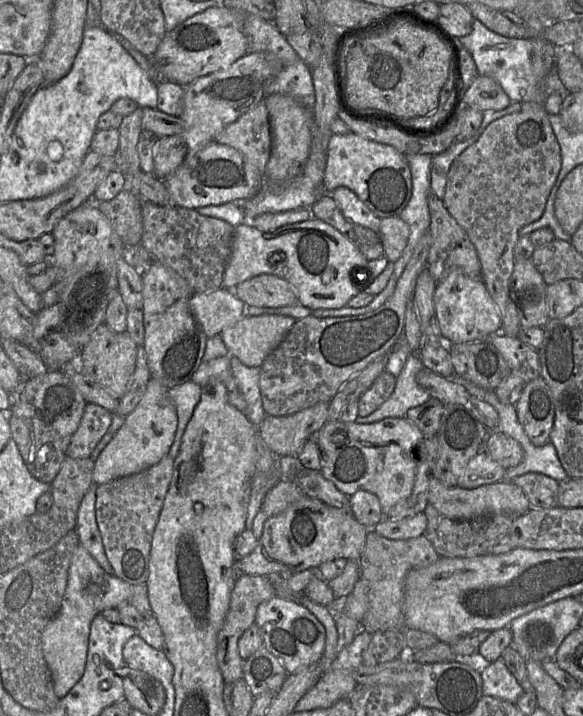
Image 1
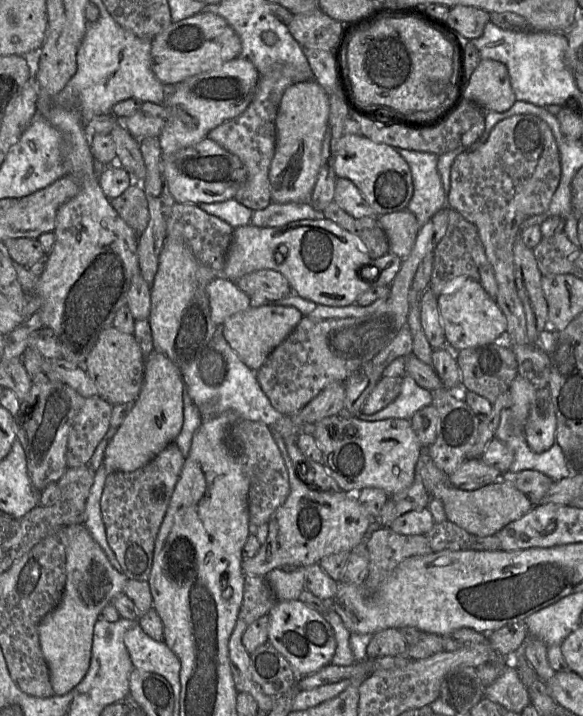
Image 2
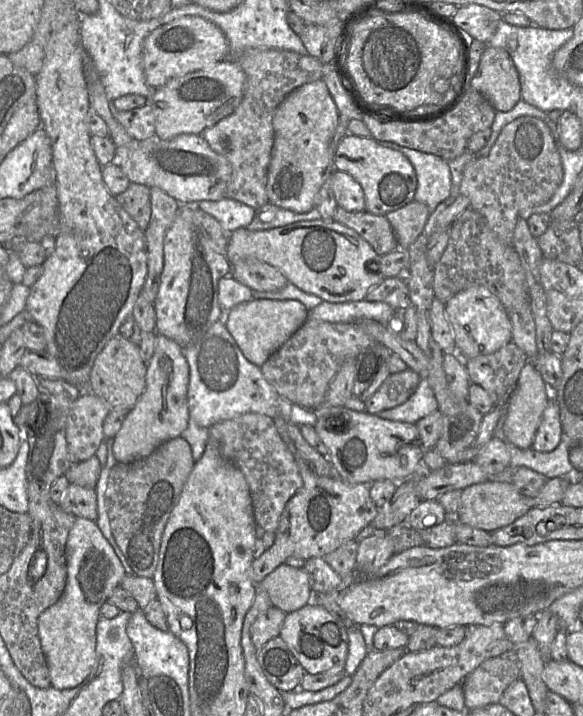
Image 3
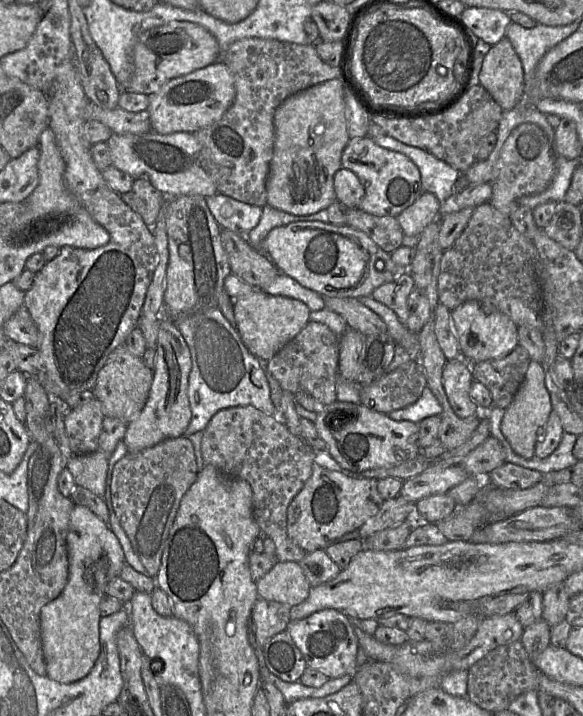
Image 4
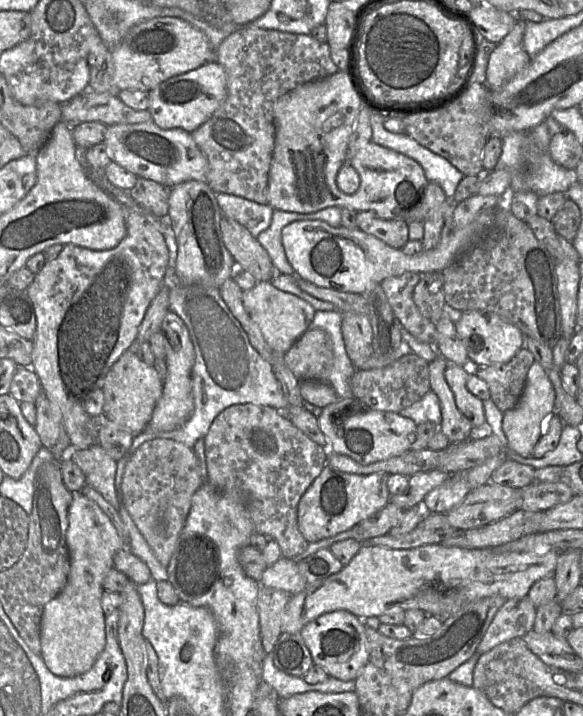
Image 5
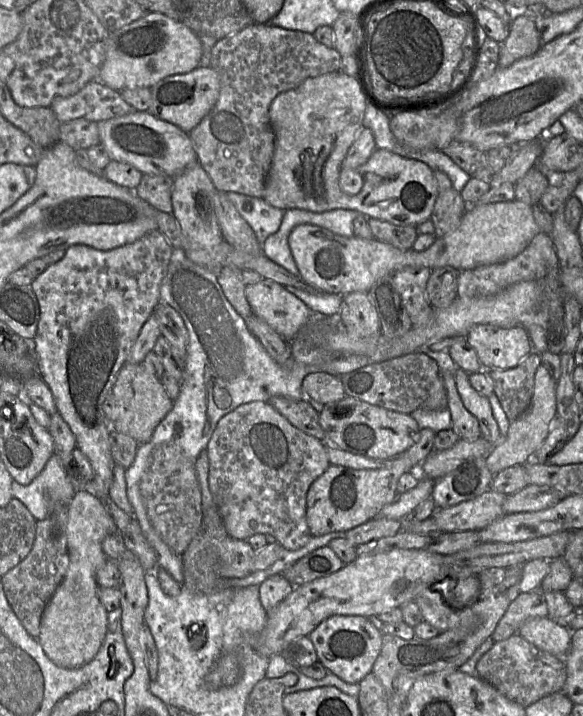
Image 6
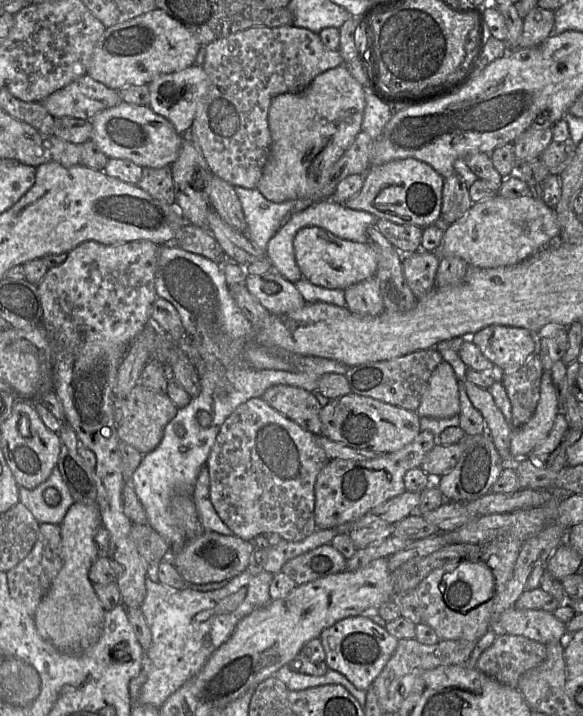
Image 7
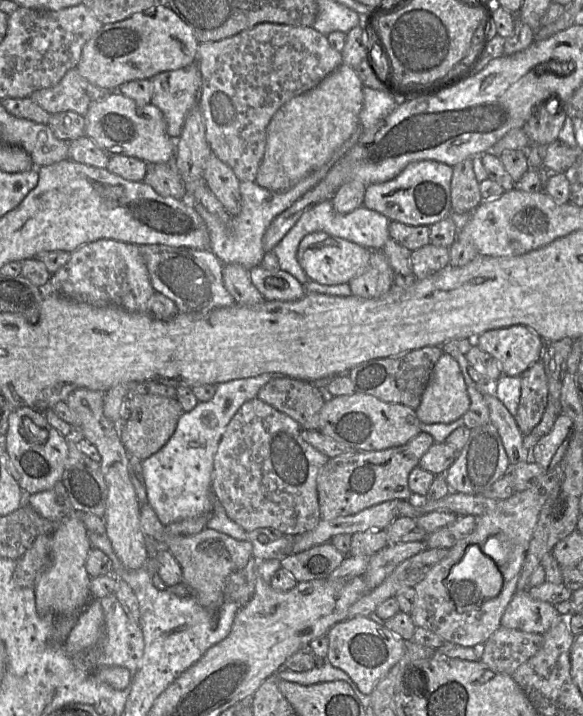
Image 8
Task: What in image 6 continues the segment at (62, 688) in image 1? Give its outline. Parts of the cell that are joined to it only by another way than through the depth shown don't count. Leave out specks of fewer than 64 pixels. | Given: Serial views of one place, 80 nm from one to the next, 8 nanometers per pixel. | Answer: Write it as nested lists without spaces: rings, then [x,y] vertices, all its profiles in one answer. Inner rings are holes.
[[[86,490],[75,493],[68,509],[66,533],[69,566],[62,582],[44,608],[38,640],[45,654],[54,664],[66,669],[75,669],[89,663],[96,656],[105,639],[108,613],[98,597],[99,586],[96,583],[95,576],[97,570],[107,560],[102,549],[102,542],[108,535],[117,534],[118,530],[105,504]]]

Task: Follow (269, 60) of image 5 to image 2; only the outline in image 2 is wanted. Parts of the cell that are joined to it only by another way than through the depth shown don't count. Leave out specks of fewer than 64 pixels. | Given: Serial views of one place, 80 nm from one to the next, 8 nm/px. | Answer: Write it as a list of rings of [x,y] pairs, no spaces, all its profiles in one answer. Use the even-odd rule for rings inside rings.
[[[284,65],[270,74],[261,75],[248,107],[239,116],[220,124],[207,134],[208,138],[236,155],[244,165],[247,178],[234,198],[253,212],[264,209],[272,202],[268,171],[275,151],[275,119],[282,95],[288,87],[308,80],[314,80],[312,71],[304,73],[293,65]]]

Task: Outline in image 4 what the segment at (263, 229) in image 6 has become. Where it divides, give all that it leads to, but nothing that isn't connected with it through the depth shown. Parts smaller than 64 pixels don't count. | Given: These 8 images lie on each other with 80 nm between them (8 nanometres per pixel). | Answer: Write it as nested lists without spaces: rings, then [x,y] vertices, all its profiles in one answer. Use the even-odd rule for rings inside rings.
[[[221,193],[206,197],[207,206],[221,228],[247,233],[257,226],[262,208]]]

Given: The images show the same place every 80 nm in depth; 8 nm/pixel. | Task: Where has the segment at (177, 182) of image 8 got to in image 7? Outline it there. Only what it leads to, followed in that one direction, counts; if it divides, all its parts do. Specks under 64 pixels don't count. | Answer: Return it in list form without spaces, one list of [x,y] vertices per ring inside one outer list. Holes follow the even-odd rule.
[[[171,165],[160,168],[144,167],[142,178],[137,185],[153,198],[168,205],[175,205]]]

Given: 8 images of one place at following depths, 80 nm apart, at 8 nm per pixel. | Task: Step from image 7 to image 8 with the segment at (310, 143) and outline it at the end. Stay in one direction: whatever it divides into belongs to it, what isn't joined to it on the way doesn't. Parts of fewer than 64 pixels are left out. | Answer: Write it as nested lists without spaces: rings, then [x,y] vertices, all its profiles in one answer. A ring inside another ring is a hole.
[[[341,64],[311,90],[293,97],[272,116],[266,128],[266,147],[255,182],[282,193],[327,164],[360,127],[363,84],[353,67]]]

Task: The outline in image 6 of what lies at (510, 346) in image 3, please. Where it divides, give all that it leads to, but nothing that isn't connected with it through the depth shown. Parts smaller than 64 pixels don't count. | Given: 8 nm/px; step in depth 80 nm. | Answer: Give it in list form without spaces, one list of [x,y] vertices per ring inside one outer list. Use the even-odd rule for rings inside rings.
[[[531,352],[514,368],[484,369],[488,370],[493,392],[510,422],[529,408],[534,393],[535,373],[540,365],[540,355]]]

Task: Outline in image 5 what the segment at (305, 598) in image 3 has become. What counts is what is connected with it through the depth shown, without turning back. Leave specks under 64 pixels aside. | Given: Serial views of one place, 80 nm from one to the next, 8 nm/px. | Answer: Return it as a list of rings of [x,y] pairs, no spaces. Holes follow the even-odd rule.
[[[283,557],[265,569],[258,584],[261,588],[281,590],[290,596],[299,594],[307,587],[298,564]]]

